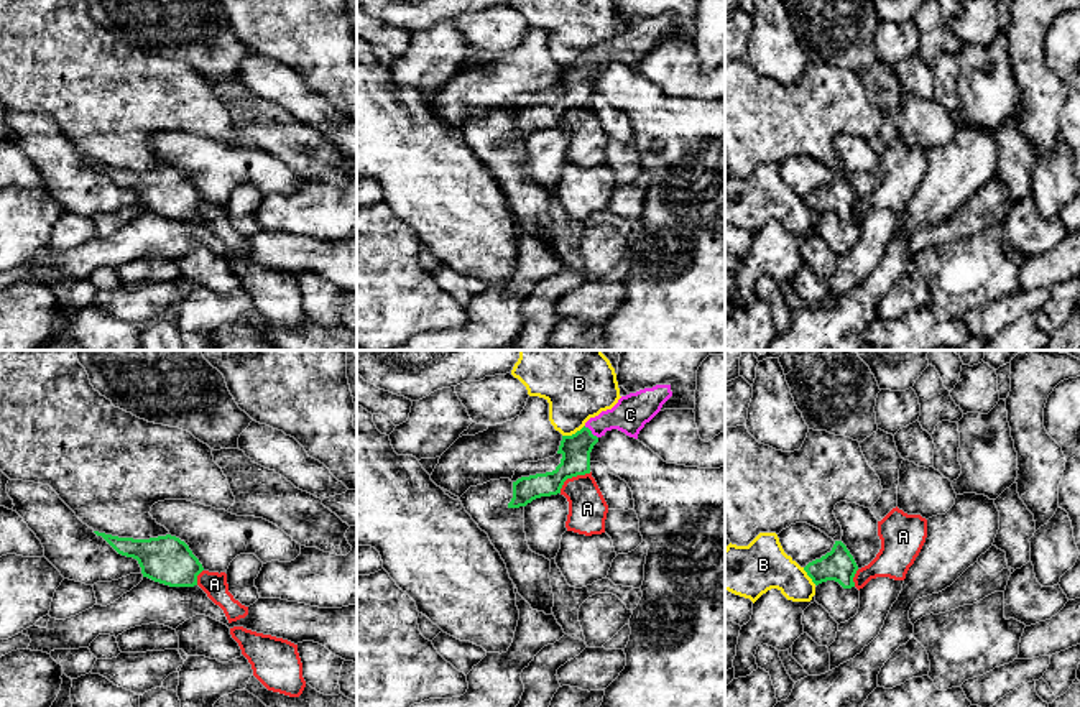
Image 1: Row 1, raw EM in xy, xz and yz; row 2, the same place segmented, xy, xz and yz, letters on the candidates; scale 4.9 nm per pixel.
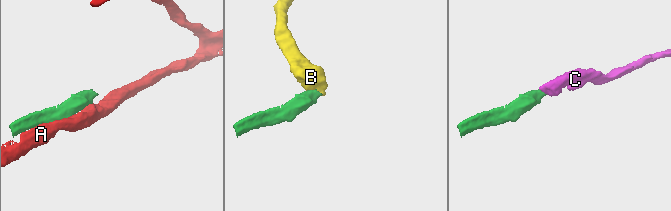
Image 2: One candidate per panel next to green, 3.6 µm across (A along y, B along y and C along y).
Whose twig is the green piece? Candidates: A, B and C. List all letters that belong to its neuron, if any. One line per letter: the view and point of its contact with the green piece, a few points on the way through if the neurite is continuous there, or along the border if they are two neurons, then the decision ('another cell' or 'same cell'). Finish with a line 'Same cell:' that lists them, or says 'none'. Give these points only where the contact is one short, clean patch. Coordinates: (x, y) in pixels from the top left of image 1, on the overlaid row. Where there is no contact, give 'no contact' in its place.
A: xz (572, 475) | along xz (590, 472), (569, 477), (559, 492) | another cell
B: xz (572, 434) | along xz (584, 425), (574, 433), (563, 436) | another cell
C: xz (590, 431) | across xz (576, 449), (590, 431), (607, 420), (630, 415) | same cell
Same cell: C

